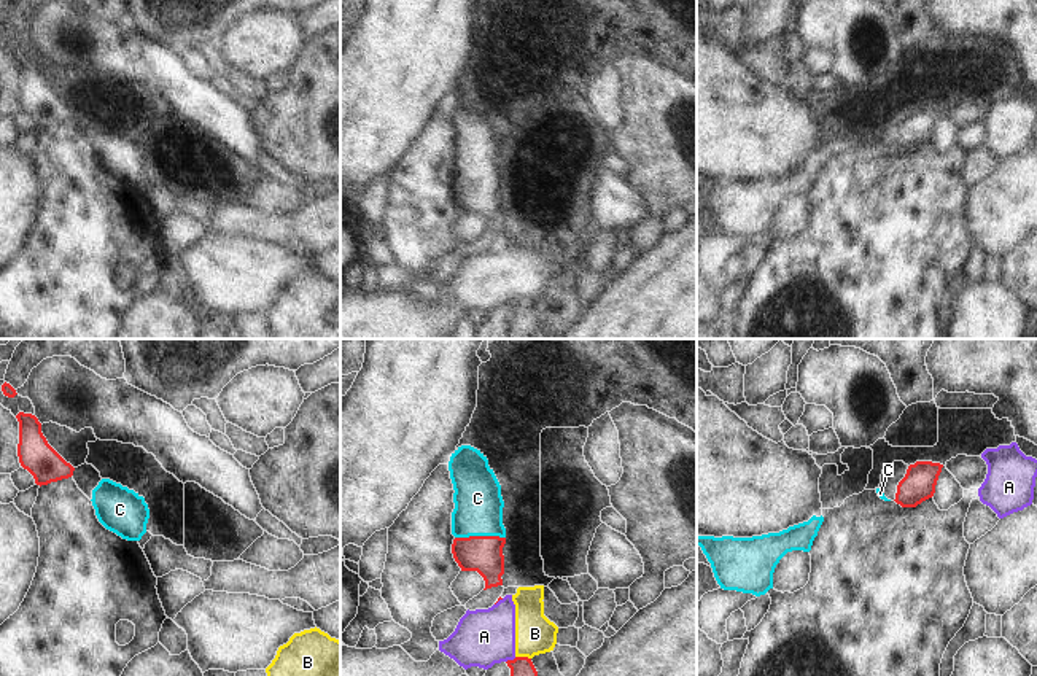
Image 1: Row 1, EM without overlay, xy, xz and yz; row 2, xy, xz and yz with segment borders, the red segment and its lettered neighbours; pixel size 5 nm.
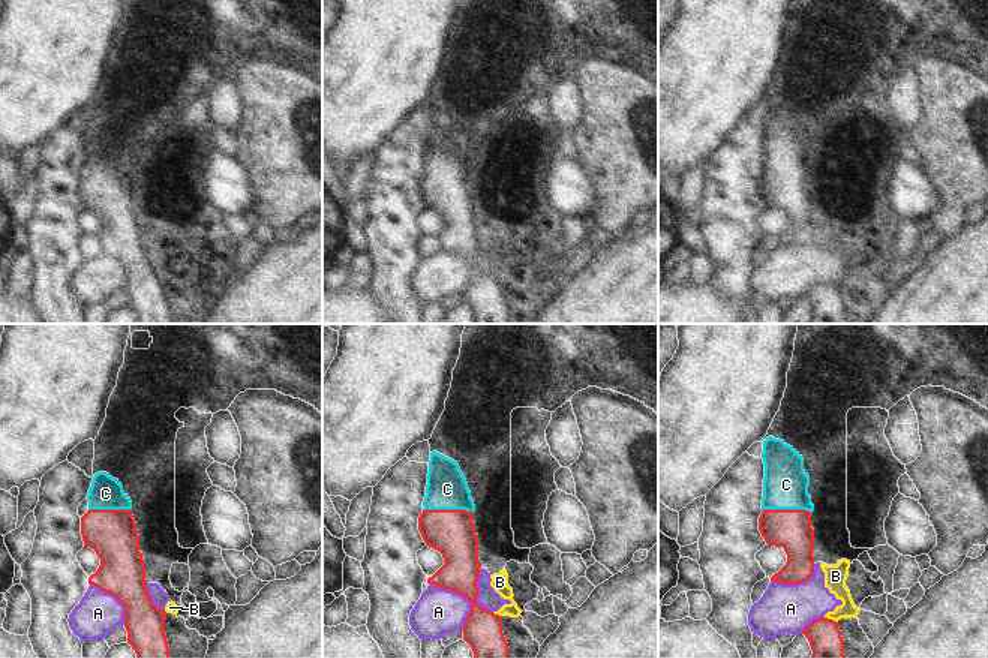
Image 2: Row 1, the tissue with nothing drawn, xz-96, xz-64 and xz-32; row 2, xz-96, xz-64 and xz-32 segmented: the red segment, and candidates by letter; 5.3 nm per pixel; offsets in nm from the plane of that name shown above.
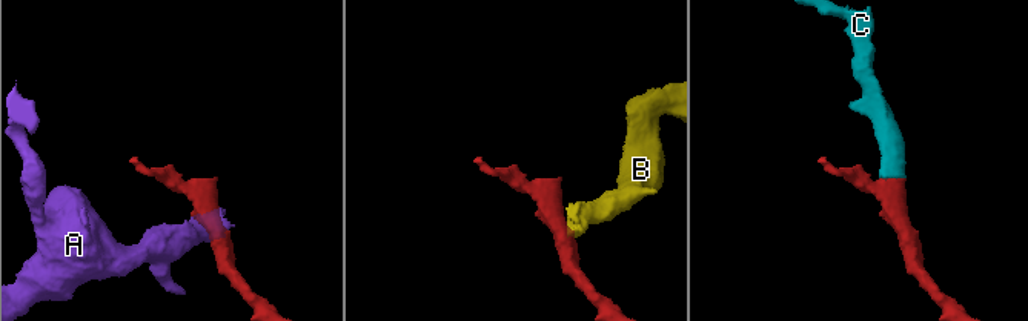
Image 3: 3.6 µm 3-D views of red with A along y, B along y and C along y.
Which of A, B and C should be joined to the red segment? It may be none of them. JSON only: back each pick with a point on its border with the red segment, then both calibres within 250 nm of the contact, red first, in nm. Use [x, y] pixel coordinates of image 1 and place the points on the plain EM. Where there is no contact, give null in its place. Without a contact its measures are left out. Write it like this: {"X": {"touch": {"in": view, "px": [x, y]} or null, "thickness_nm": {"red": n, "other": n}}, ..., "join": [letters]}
{"C": {"touch": {"in": "xz", "px": [479, 180]}, "thickness_nm": {"red": 190, "other": 240}}, "join": ["C"]}

